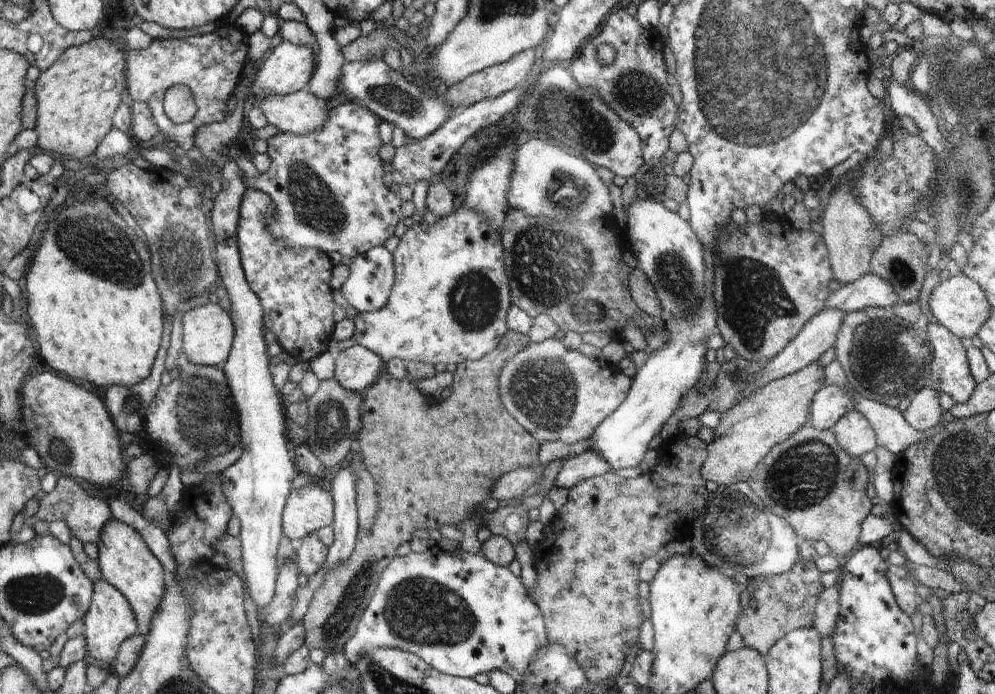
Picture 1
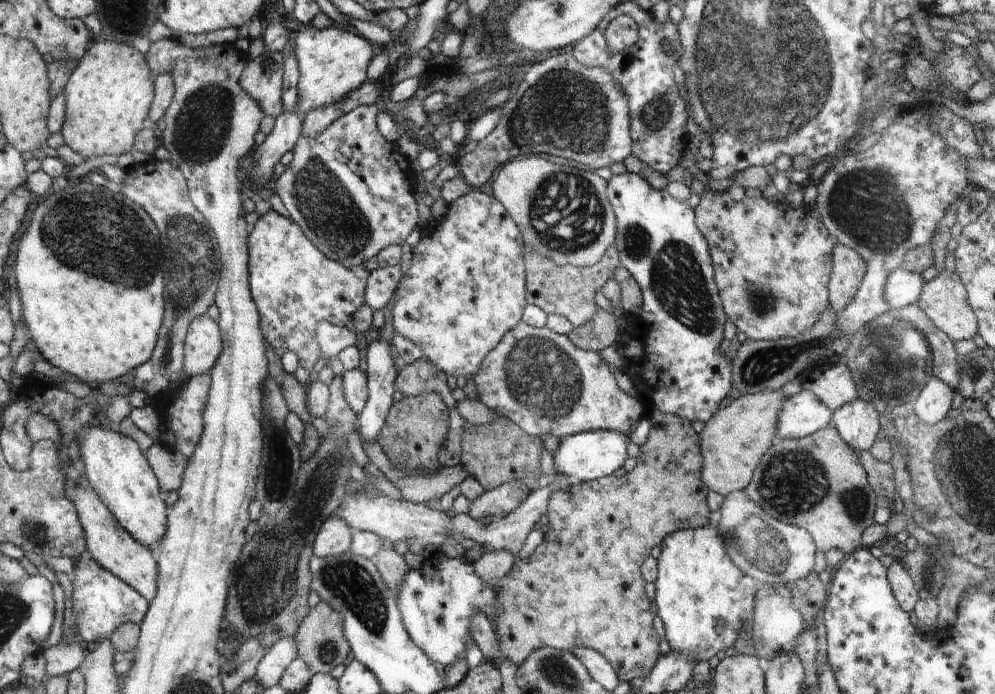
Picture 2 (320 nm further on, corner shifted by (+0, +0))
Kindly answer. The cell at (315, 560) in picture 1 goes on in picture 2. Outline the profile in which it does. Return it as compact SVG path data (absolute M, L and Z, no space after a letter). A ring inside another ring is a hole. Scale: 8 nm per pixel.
M336 515L328 517L315 537L314 556L337 557L345 553L351 547L351 535L346 521Z

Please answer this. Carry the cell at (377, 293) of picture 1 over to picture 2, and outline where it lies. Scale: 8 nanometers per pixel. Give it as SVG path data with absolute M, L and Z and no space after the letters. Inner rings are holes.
M400 264L380 267L374 270L367 280L367 303L373 312L380 310L392 300L402 283Z

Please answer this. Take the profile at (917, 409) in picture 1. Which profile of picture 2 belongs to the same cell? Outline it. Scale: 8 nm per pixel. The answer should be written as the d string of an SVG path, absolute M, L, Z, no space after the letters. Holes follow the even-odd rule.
M932 375L925 387L917 392L913 408L917 417L926 424L934 424L942 420L951 409L955 391L941 378Z

